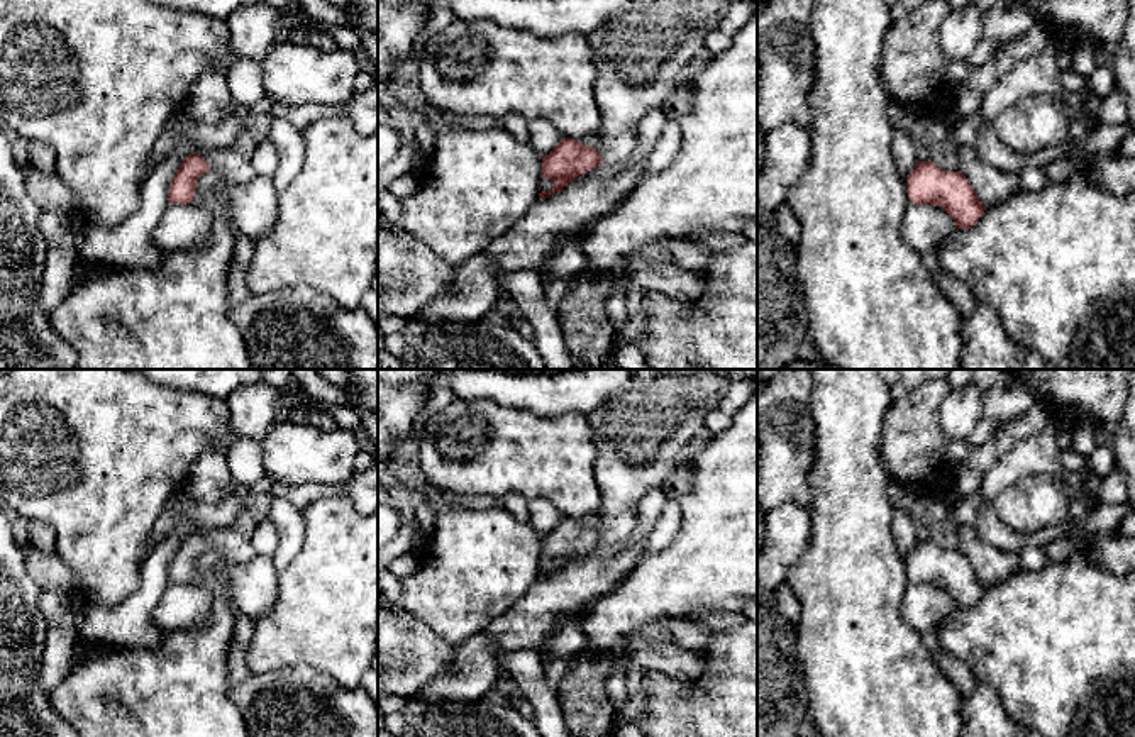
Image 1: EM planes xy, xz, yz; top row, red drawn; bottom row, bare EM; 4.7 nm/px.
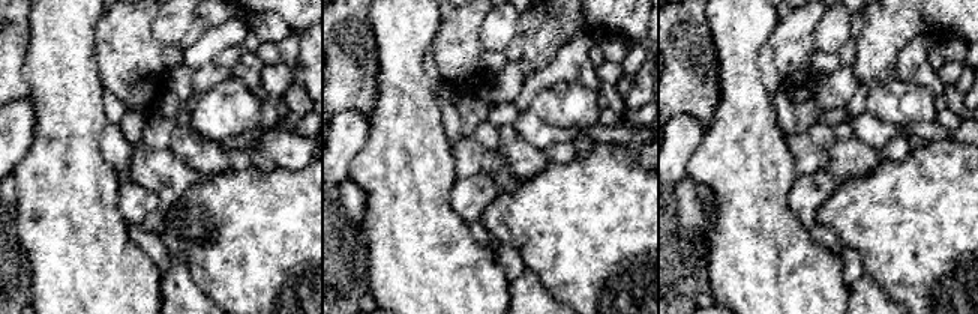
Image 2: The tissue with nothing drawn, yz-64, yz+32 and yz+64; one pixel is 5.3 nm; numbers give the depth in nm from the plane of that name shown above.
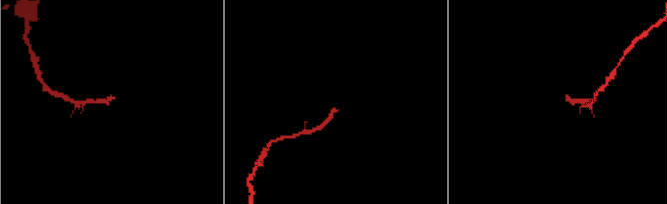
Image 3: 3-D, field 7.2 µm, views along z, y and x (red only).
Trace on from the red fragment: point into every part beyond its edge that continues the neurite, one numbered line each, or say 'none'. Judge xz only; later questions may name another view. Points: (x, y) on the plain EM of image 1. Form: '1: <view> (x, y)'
1: xz (639, 432)

